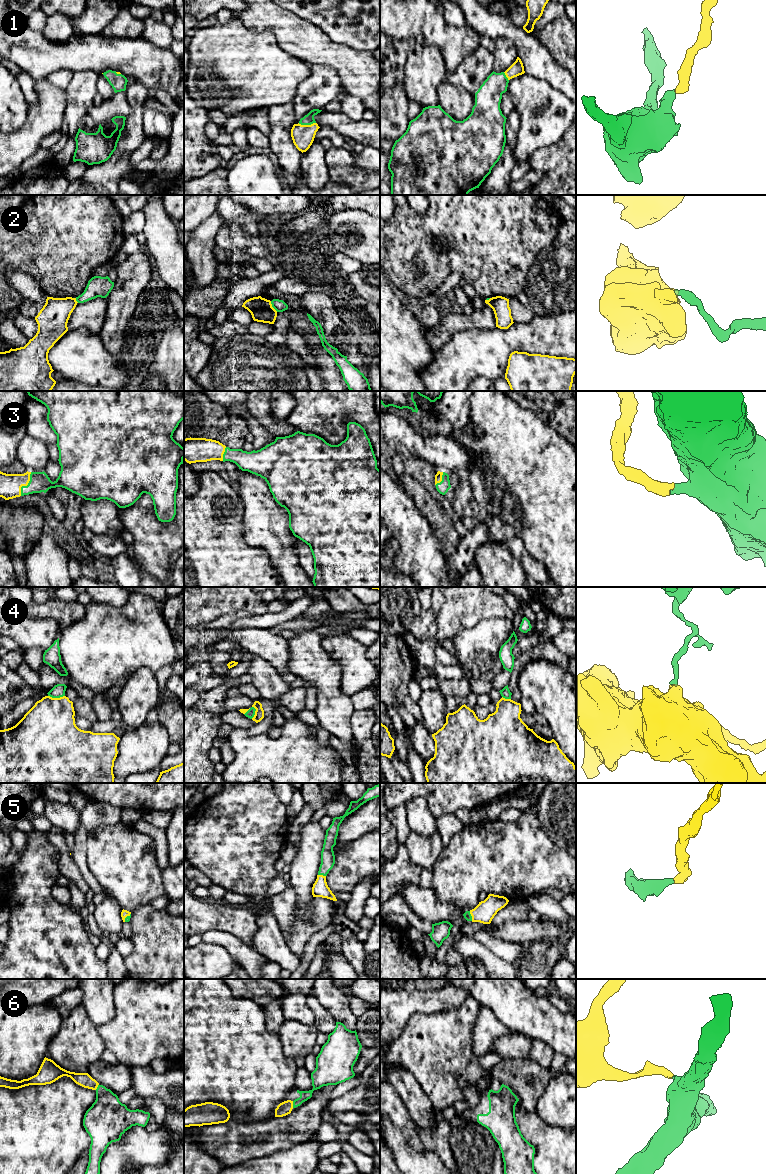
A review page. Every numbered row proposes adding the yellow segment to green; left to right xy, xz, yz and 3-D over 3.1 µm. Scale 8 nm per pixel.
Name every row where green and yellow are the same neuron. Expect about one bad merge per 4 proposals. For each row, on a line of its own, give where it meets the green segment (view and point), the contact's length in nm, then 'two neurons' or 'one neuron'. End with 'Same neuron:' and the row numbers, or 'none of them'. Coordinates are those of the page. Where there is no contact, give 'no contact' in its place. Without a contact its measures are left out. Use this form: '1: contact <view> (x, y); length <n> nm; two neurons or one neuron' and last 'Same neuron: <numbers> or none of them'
1: contact xz (306, 124); length 140 nm; one neuron
2: contact xz (272, 306); length 110 nm; two neurons
3: contact xy (27, 485); length 220 nm; one neuron
4: contact xy (56, 697); length 140 nm; two neurons
5: contact yz (471, 916); length 80 nm; one neuron
6: contact xz (293, 1104); length 60 nm; one neuron
Same neuron: 1, 3, 5, 6

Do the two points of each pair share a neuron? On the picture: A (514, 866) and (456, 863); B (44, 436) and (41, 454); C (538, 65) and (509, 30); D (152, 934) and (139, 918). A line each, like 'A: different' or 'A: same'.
A: same
B: different
C: same
D: same

